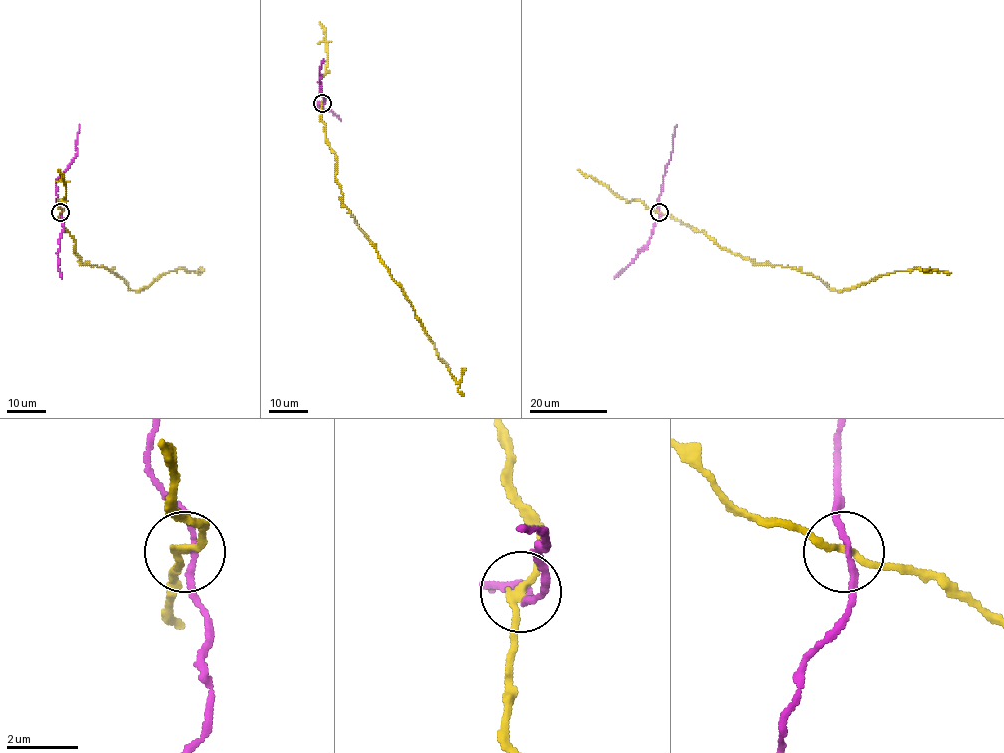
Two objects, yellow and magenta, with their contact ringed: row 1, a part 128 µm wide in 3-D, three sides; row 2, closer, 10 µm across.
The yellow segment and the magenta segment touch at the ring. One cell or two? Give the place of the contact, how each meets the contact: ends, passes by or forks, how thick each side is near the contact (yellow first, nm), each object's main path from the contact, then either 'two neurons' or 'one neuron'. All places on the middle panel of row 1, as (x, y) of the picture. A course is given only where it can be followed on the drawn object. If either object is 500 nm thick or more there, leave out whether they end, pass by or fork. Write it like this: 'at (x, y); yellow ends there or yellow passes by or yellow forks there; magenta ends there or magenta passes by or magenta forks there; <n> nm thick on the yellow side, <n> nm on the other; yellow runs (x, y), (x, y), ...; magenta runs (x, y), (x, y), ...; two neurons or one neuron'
at (322, 103); yellow passes by; magenta passes by; 180 nm thick on the yellow side, 150 nm on the other; yellow runs (322, 103), (341, 202), (457, 382), (465, 368); magenta runs (323, 104), (318, 103), (318, 107), (329, 110), (341, 120); two neurons

